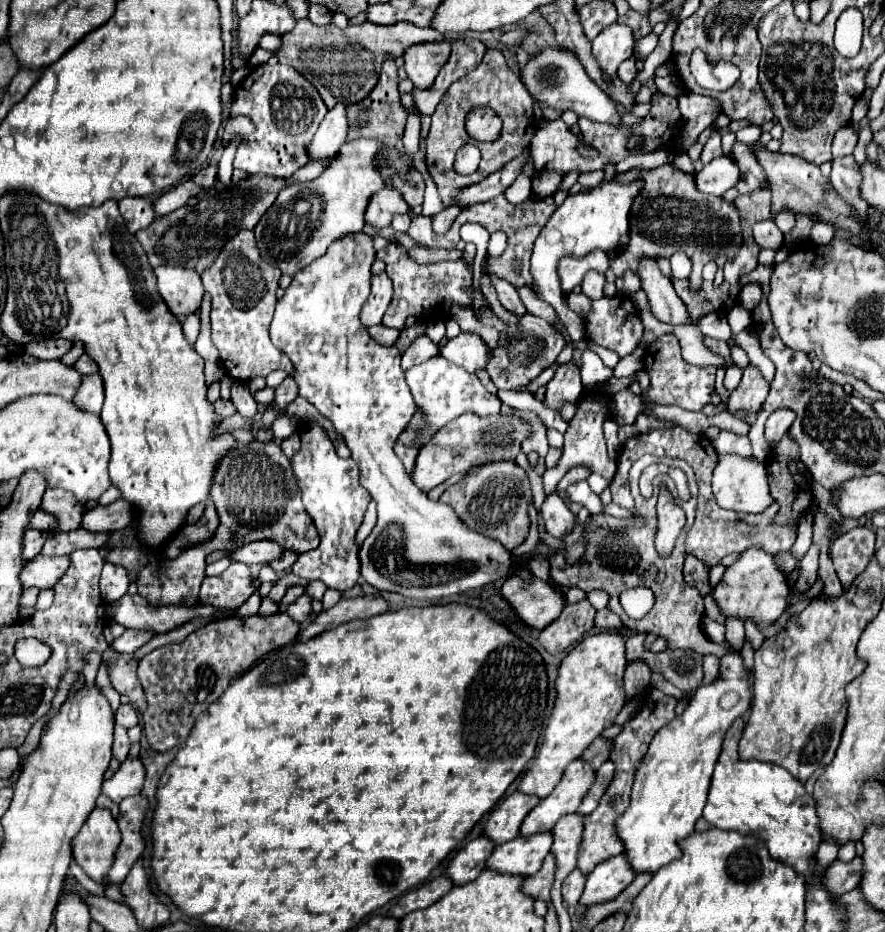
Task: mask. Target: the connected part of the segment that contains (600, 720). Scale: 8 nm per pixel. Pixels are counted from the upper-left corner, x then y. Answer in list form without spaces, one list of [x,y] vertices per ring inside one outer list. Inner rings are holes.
[[[605,630],[587,636],[579,642],[561,662],[557,676],[557,702],[553,714],[549,716],[549,726],[545,730],[543,746],[533,760],[533,768],[525,772],[519,790],[525,794],[535,794],[545,798],[561,782],[565,768],[585,752],[585,748],[609,728],[615,716],[625,706],[623,674],[627,668],[625,656],[625,636],[617,630]]]

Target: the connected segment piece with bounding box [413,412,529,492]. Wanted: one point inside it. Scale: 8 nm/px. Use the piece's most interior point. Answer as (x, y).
(467, 440)

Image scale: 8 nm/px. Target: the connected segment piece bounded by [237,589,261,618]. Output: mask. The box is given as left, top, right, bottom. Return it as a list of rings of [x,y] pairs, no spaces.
[[[257,589],[249,599],[240,606],[237,610],[237,616],[241,618],[247,618],[258,613],[258,609],[261,604],[261,596],[259,594],[259,589]]]

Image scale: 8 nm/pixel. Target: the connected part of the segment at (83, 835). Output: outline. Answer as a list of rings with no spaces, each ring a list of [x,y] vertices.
[[[95,808],[73,838],[73,858],[89,878],[105,886],[119,842],[121,832],[111,812]]]

